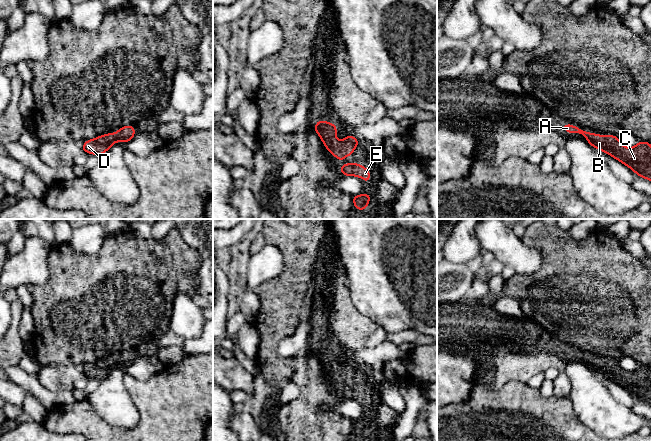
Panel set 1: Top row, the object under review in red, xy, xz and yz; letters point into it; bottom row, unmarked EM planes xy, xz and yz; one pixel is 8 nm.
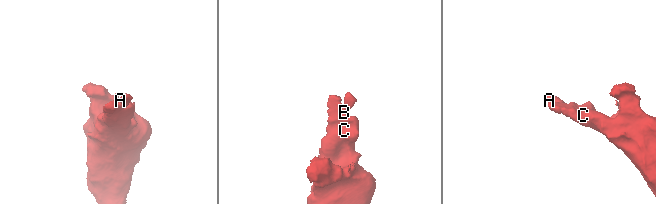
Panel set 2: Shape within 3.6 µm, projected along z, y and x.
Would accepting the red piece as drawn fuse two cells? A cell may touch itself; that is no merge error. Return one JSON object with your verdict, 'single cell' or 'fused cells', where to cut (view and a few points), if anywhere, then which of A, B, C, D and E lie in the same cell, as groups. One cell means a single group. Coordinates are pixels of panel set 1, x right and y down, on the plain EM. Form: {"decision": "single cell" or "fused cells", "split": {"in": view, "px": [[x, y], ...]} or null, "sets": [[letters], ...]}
{"decision": "single cell", "split": null, "sets": [["A", "B", "C", "D", "E"]]}

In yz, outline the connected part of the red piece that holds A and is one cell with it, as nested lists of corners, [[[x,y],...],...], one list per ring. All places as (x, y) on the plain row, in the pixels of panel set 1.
[[[562,348],[567,357],[578,357],[586,361],[587,366],[594,372],[609,378],[633,394],[638,401],[651,405],[651,367],[639,365],[632,372],[624,371],[615,359],[604,361],[600,358],[589,357],[571,348]]]

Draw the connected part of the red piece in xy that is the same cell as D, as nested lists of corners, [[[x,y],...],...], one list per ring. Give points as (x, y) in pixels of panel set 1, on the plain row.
[[[134,349],[123,350],[116,357],[104,358],[95,363],[87,364],[81,373],[87,378],[102,380],[115,366],[127,367],[134,362],[134,358]]]

